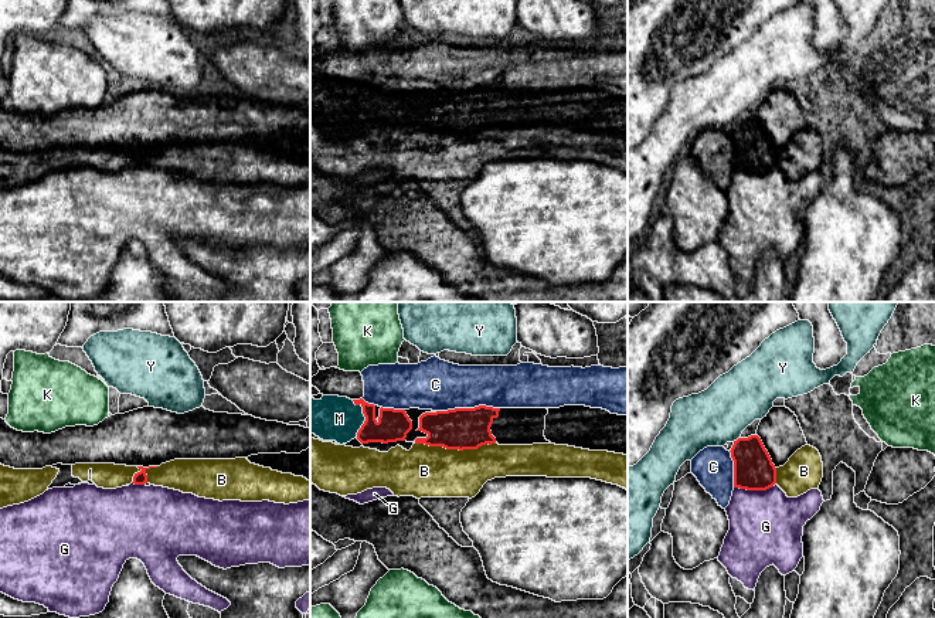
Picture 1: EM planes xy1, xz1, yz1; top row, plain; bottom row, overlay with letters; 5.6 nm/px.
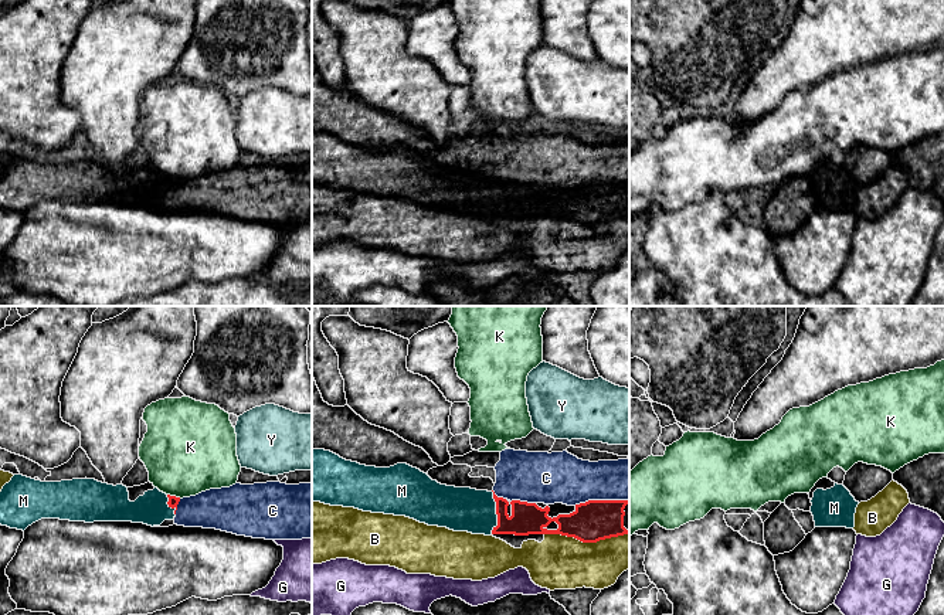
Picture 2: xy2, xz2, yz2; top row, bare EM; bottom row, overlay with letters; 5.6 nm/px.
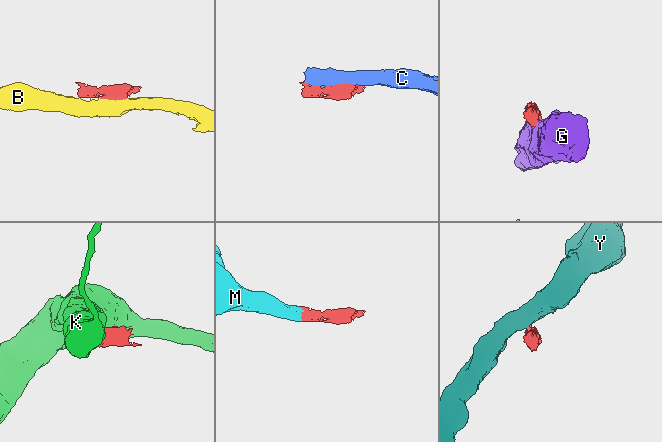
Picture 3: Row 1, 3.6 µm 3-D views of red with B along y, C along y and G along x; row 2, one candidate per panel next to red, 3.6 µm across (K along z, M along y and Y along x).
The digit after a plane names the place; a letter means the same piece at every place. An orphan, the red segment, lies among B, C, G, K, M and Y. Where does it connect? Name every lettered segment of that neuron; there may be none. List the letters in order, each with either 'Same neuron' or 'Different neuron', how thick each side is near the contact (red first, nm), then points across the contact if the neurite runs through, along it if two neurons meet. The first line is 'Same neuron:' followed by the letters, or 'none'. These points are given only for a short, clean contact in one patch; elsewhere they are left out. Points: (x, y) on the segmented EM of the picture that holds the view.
Same neuron: M
B: Different neuron. Thickness 240 nm (red) against 300 nm. Boundary: xz2 (544, 533), (560, 533), (583, 542), (598, 542), (628, 534)
C: Different neuron. Thickness 240 nm (red) against 300 nm
G: Different neuron. Thickness 220 nm (red) against 420 nm
K: Different neuron. Thickness 60 nm (red) against 460 nm. Boundary: xy2 (167, 493), (180, 498)
M: Same neuron. Thickness 180 nm (red) against 260 nm. Path across: xz2 (526, 519), (505, 520), (496, 512), (461, 509)
Y: Different neuron. Thickness 220 nm (red) against 320 nm. Boundary: yz1 (740, 437), (733, 441)

